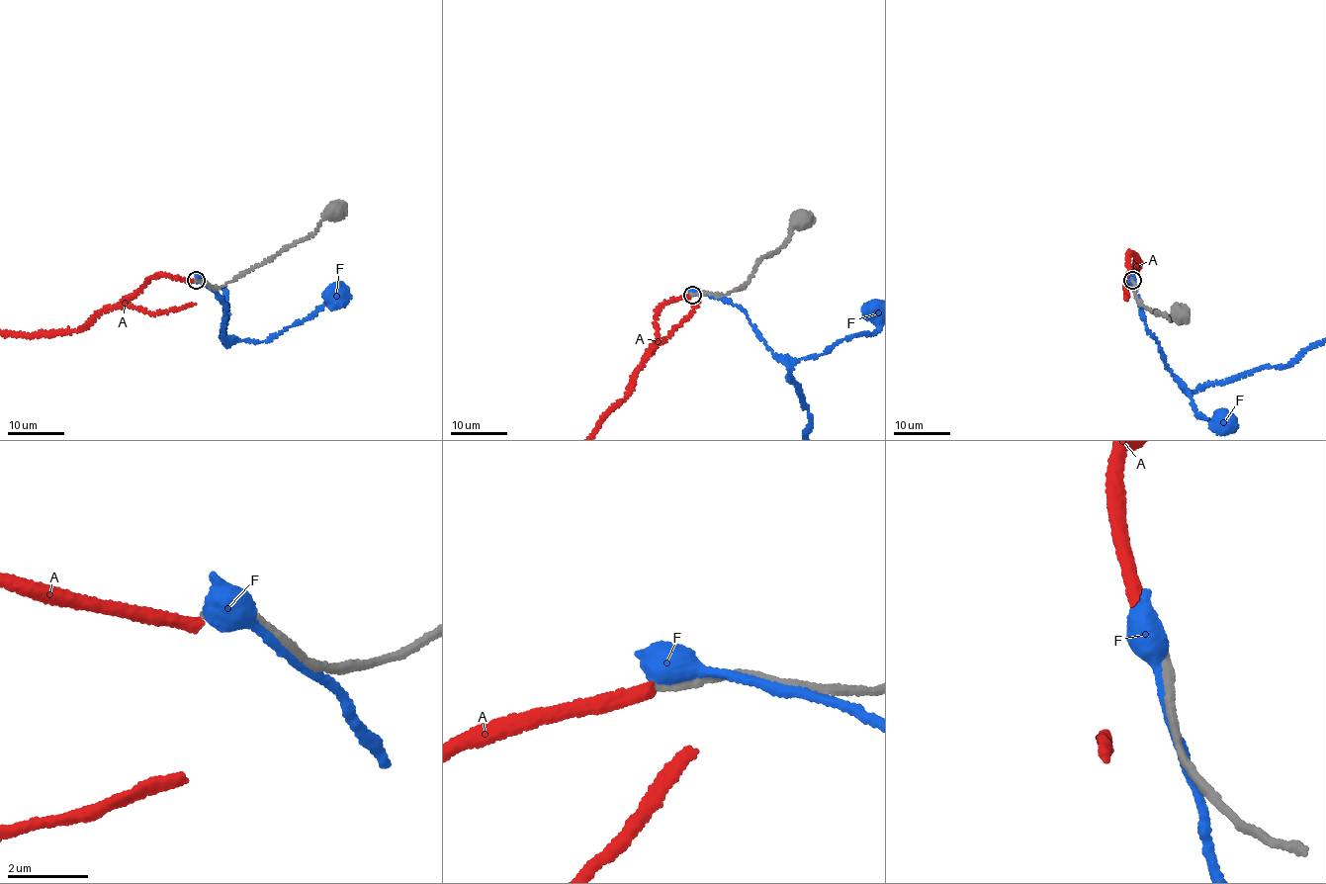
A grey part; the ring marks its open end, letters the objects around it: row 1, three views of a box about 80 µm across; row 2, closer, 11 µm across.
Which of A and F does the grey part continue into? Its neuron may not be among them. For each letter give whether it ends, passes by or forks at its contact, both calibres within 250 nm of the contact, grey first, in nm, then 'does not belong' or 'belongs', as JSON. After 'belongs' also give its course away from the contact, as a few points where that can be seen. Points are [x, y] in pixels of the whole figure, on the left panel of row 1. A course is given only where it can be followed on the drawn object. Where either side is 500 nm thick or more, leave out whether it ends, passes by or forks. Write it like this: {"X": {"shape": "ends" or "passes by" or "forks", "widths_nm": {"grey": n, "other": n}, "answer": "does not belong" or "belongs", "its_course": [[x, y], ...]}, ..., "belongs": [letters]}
{"A": {"shape": "ends", "widths_nm": {"grey": 200, "other": 320}, "answer": "does not belong"}, "F": {"shape": "passes by", "widths_nm": {"grey": 240, "other": 240}, "answer": "does not belong"}, "belongs": []}

